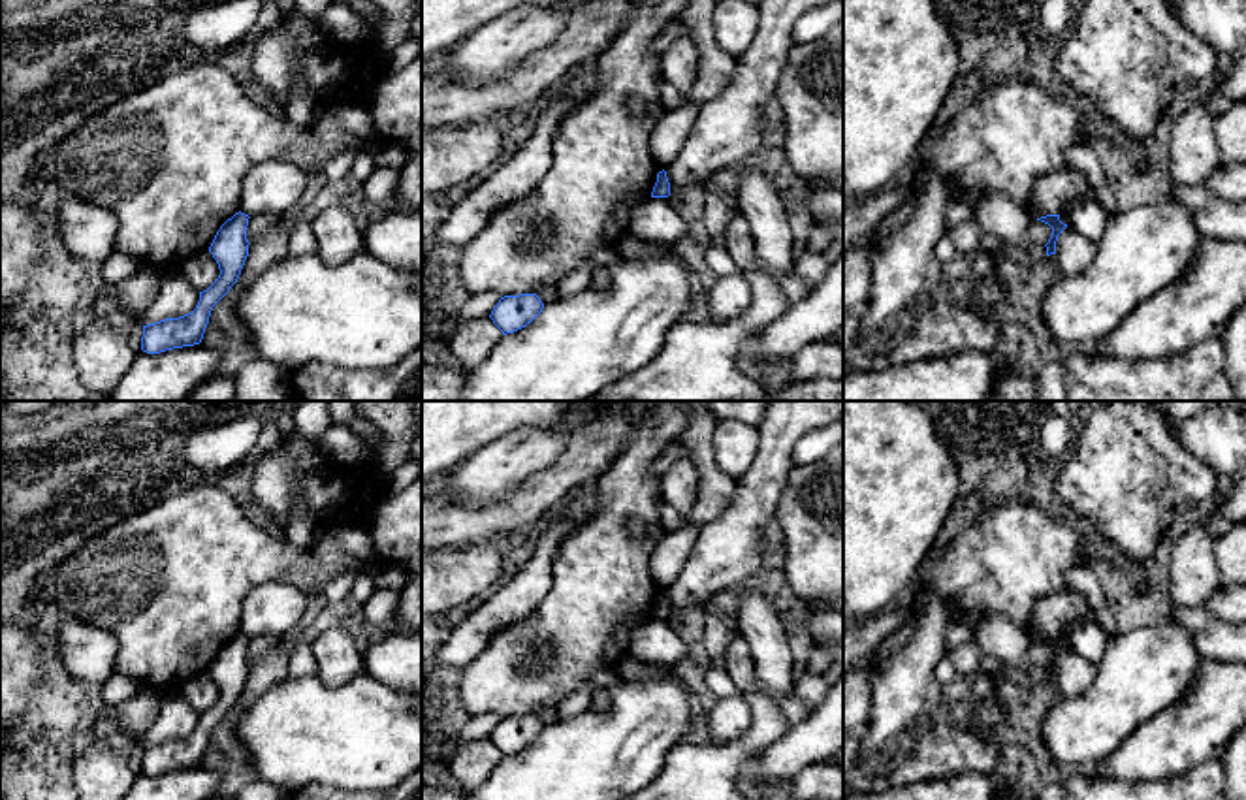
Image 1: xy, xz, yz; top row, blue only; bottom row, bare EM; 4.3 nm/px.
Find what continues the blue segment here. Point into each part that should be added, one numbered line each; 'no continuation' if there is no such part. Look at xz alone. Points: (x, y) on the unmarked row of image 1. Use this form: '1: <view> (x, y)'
no continuation

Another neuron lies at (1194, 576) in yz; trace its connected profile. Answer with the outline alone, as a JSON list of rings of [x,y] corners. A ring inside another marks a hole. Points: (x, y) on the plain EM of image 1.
[[[1190,523],[1171,550],[1167,593],[1173,606],[1201,608],[1222,585],[1216,536]]]

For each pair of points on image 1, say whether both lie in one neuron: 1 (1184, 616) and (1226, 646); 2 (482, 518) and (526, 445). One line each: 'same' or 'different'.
1: same
2: different

